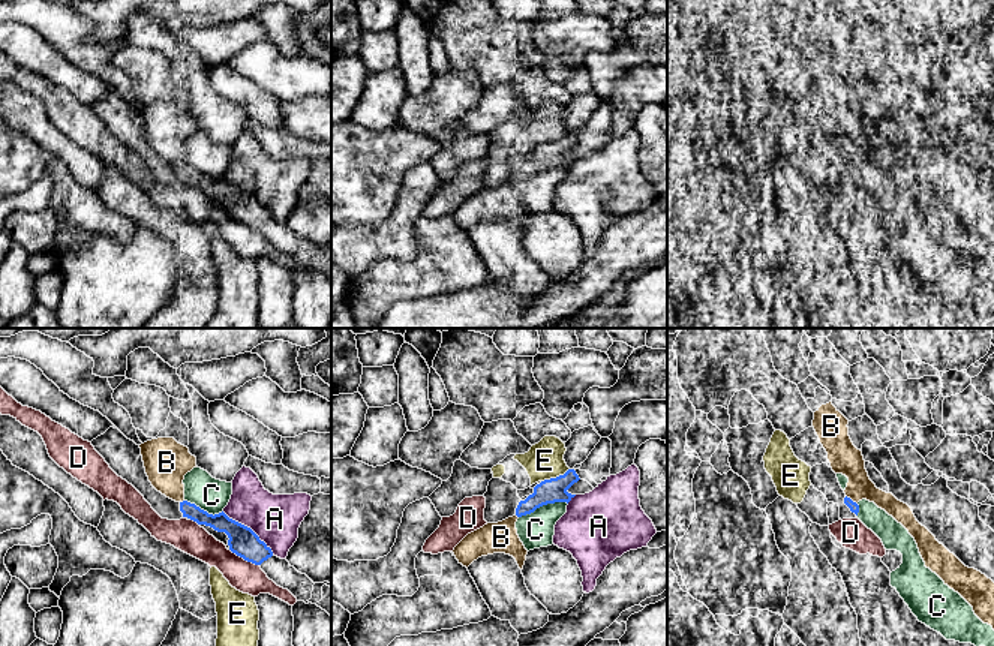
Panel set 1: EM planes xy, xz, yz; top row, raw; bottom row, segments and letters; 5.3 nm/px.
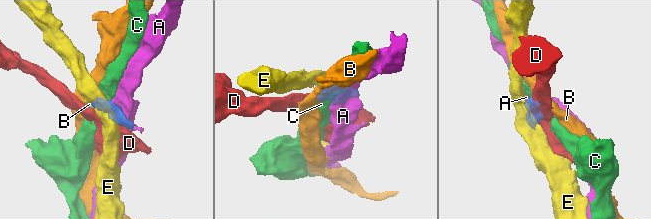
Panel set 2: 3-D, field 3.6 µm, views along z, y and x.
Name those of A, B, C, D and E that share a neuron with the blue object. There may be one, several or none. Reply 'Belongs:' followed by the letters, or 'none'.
Belongs: none

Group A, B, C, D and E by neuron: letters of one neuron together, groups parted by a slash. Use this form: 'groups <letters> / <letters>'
groups A / B / C / D / E

